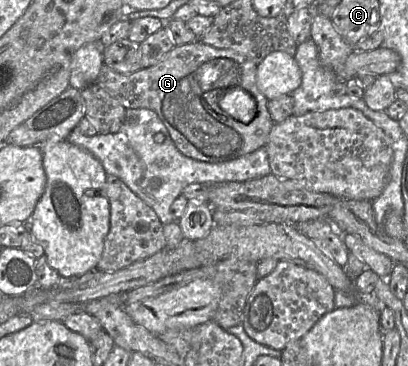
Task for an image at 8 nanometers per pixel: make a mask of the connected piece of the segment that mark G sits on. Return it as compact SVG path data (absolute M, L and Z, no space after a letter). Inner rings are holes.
M201 41L175 46L154 66L141 68L132 74L121 74L103 64L97 83L107 90L126 109L146 108L157 113L178 148L185 156L209 163L232 160L261 147L265 147L274 125L268 109L269 100L258 89L256 82L257 65L233 50L217 49ZM231 88L241 88L250 93L256 101L254 119L244 124L233 119L219 106L221 95Z

